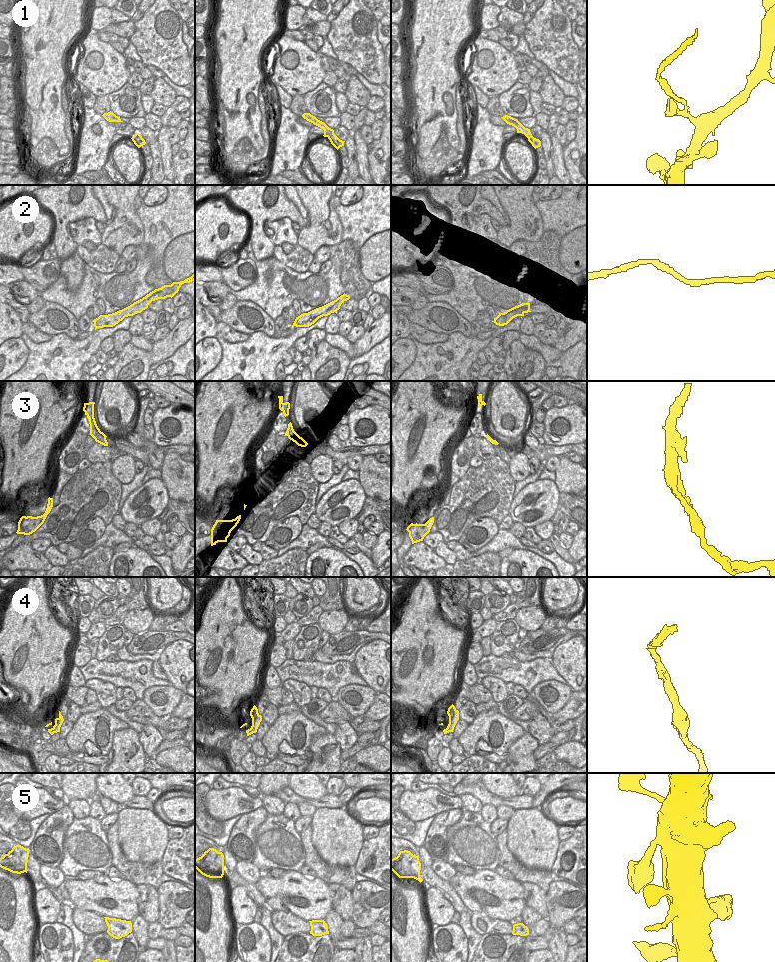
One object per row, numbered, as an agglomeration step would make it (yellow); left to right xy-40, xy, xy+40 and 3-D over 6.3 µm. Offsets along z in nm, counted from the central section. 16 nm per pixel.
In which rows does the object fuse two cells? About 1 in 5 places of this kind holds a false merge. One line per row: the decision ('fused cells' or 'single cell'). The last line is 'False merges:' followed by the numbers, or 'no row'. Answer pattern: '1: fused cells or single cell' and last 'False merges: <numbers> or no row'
1: fused cells
2: single cell
3: single cell
4: single cell
5: single cell
False merges: 1

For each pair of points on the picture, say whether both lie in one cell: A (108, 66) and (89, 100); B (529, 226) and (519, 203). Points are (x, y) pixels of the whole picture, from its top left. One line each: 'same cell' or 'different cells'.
A: different cells
B: same cell

